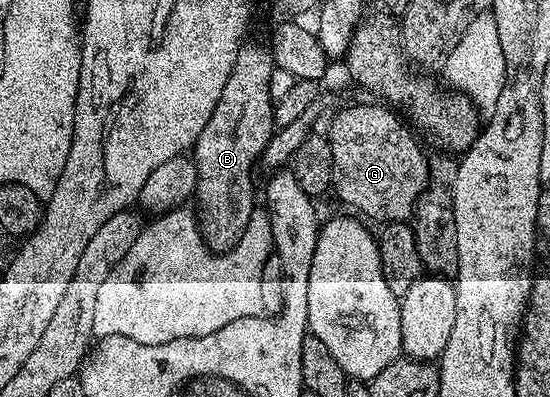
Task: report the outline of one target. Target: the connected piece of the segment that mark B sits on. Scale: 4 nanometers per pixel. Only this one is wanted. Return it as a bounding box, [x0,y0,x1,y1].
[191,43,275,253]

